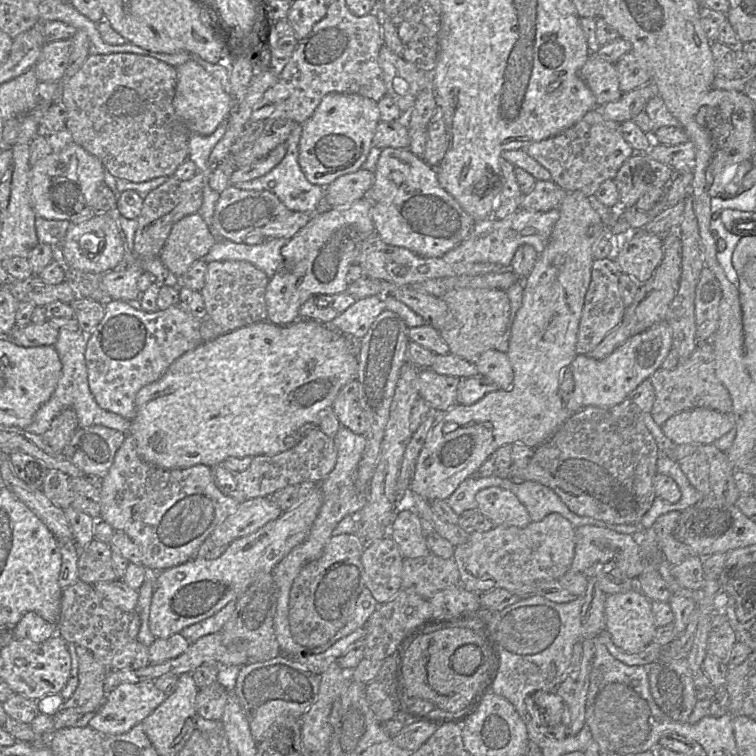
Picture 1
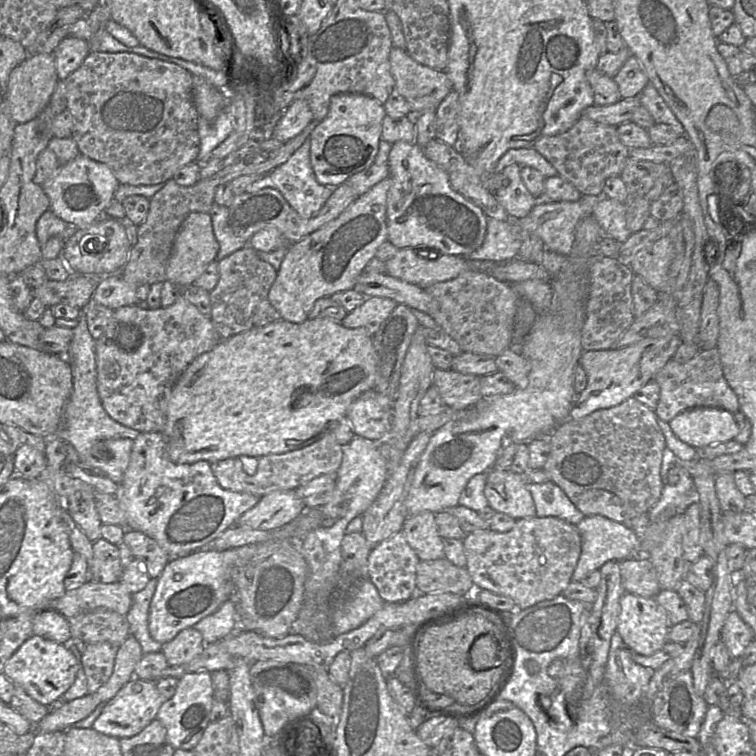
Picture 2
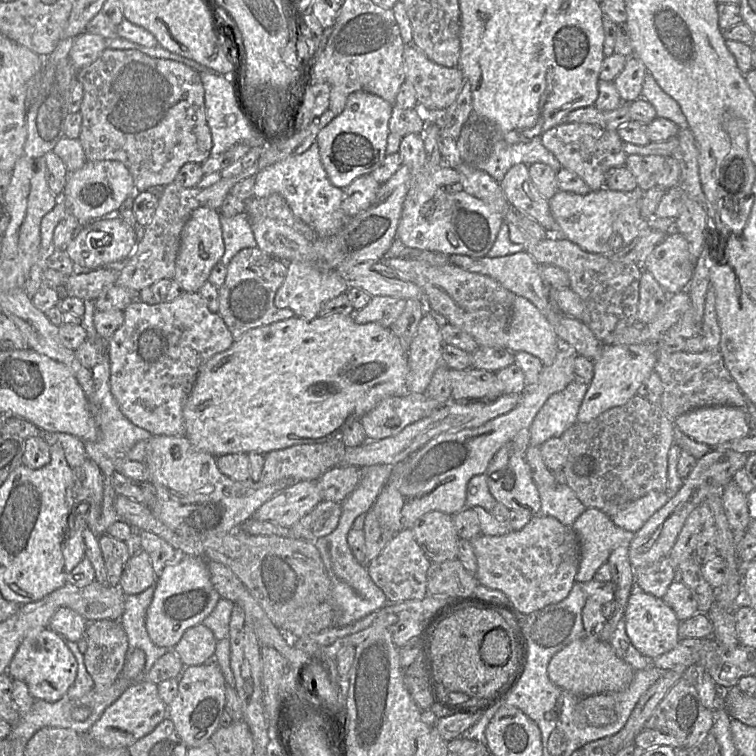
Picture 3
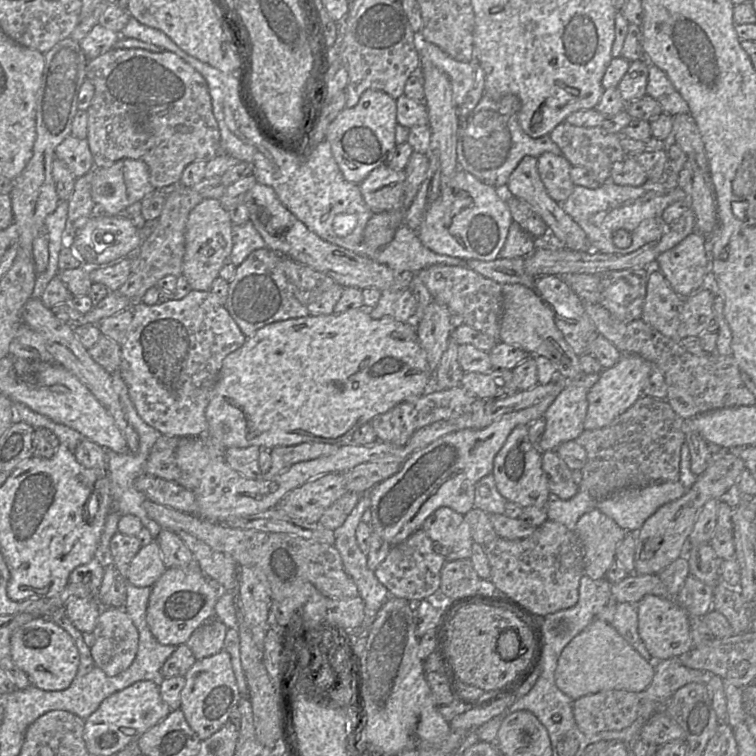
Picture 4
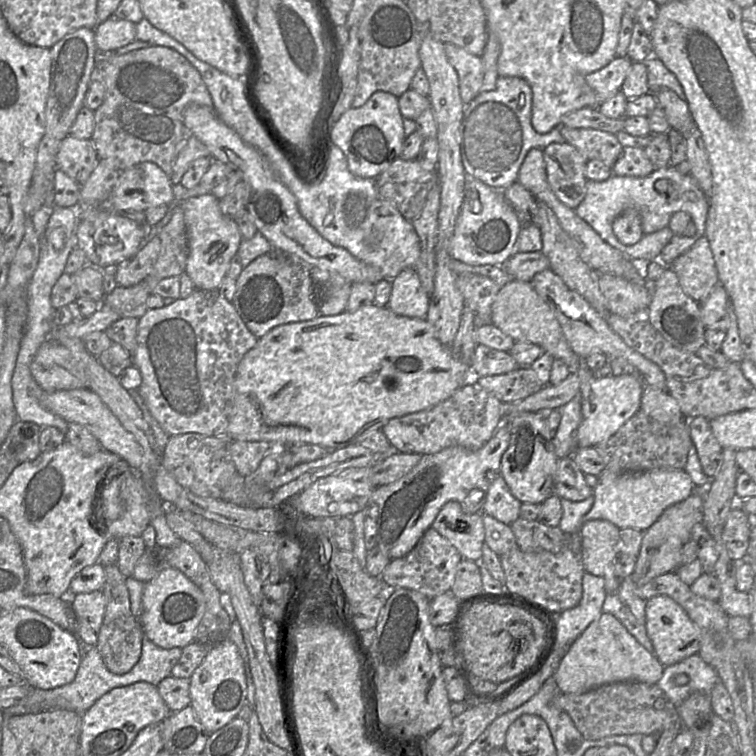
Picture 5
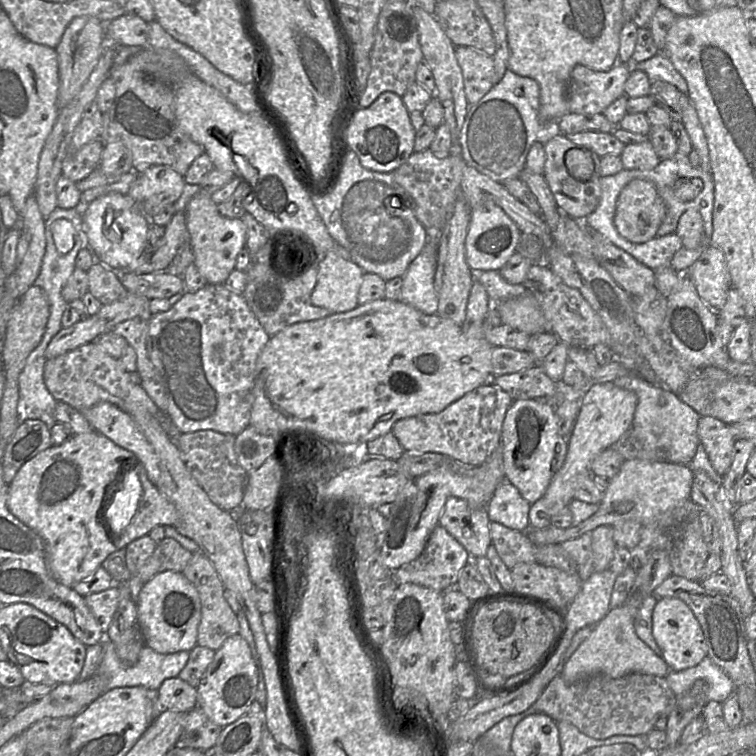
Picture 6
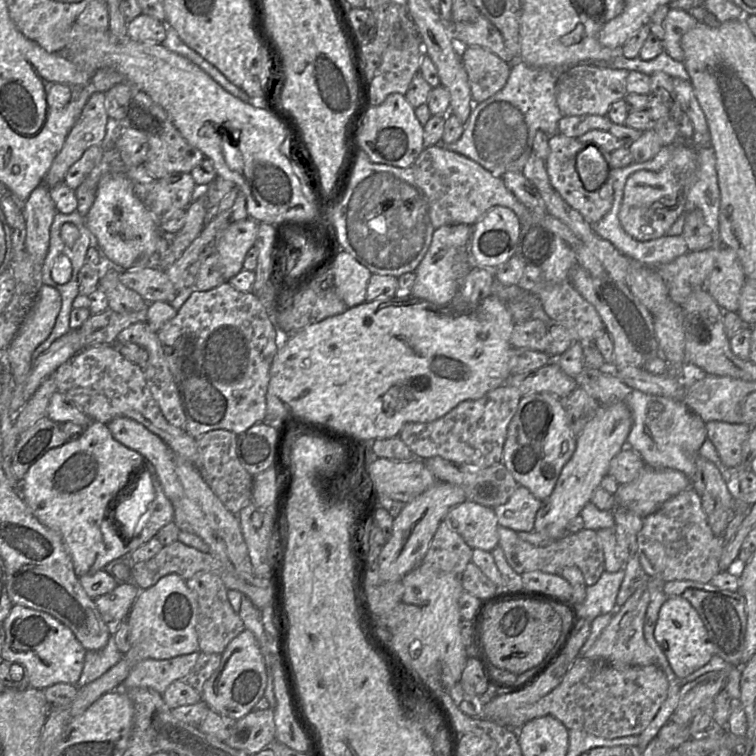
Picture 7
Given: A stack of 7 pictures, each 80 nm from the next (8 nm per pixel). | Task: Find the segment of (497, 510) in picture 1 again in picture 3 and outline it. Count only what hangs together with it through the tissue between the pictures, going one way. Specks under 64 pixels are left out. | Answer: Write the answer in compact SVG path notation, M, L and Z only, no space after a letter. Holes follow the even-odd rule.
M512 441L505 444L492 459L486 473L491 495L511 510L526 509L539 515L541 501L538 486L532 479L524 456L513 451Z

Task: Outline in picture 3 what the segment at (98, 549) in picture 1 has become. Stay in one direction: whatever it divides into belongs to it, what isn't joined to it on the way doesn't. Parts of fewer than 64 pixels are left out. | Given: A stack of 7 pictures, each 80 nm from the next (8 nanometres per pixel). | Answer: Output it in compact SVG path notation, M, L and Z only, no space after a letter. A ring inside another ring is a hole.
M108 534L100 535L98 542L107 569L109 585L119 586L124 567L131 558L128 546L125 541Z

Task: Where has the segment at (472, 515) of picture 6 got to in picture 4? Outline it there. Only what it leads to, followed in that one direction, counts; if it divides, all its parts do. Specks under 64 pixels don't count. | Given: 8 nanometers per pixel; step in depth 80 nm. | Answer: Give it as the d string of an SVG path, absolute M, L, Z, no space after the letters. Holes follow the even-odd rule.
M440 507L425 519L421 529L432 540L434 550L446 561L470 558L474 541L464 515Z

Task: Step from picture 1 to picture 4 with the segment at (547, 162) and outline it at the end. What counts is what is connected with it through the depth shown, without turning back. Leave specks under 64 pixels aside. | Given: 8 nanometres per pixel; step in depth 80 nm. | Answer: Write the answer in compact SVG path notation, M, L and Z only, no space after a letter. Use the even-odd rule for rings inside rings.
M561 122L549 133L549 137L572 166L591 171L599 185L609 180L614 163L621 162L627 155L620 143L620 135L601 127L580 127Z

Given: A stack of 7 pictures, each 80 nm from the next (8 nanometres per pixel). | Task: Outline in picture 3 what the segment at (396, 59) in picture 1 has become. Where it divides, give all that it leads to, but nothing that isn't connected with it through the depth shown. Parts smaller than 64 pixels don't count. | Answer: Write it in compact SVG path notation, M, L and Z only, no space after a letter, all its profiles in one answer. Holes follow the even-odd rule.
M413 42L405 45L403 58L405 81L414 87L418 105L423 106L423 110L446 109L467 82L459 68L431 61Z

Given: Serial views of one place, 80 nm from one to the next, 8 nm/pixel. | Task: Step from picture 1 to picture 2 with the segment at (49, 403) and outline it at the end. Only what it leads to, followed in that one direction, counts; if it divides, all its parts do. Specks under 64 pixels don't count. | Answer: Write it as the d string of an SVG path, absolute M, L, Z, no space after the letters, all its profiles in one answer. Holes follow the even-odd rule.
M81 313L79 322L73 328L73 337L64 357L71 365L73 389L65 405L63 426L58 436L69 442L79 453L86 457L92 444L101 439L129 438L135 439L139 431L116 421L105 411L97 391L97 370L95 340L87 326L86 316Z

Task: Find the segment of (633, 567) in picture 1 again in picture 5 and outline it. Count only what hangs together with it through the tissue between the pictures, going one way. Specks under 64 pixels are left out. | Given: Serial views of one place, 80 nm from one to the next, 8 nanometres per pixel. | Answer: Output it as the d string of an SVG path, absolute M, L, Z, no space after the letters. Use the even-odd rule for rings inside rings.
M603 519L589 520L580 527L580 559L586 572L603 577L606 568L617 558L619 531L617 526Z

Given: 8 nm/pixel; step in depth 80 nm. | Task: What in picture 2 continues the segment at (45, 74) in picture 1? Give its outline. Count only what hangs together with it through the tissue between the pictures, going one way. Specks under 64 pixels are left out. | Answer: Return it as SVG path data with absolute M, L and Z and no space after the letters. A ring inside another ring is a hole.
M68 36L52 53L55 58L58 79L64 81L81 66L91 53L91 46L85 39Z

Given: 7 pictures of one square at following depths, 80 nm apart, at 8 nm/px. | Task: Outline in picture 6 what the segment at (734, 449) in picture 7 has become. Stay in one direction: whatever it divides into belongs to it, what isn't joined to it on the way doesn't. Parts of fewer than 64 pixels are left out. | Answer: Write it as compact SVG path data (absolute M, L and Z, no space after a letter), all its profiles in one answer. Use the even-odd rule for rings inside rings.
M700 416L697 433L711 466L719 475L731 466L734 445L737 441L732 434L732 424L725 423L711 416Z

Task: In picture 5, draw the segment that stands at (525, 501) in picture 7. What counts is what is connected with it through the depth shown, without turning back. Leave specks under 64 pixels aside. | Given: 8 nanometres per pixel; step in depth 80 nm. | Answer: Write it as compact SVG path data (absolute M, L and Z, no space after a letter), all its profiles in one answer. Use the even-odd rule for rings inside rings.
M498 475L490 482L481 511L510 525L520 517L521 504L522 502L512 495L504 479Z

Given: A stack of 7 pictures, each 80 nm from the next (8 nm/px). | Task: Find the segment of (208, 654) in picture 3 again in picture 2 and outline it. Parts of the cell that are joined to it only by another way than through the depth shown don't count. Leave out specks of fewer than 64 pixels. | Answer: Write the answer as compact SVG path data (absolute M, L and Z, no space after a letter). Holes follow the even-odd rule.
M191 627L179 632L170 642L162 644L160 652L164 654L169 666L180 666L199 656L205 646L202 634Z

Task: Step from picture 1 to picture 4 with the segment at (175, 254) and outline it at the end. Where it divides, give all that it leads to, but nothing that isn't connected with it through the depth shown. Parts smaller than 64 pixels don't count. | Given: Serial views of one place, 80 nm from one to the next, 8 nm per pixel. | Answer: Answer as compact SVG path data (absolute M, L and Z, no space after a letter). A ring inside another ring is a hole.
M205 199L190 212L185 228L185 254L182 275L192 290L209 292L219 271L227 263L232 251L233 223L219 200Z

